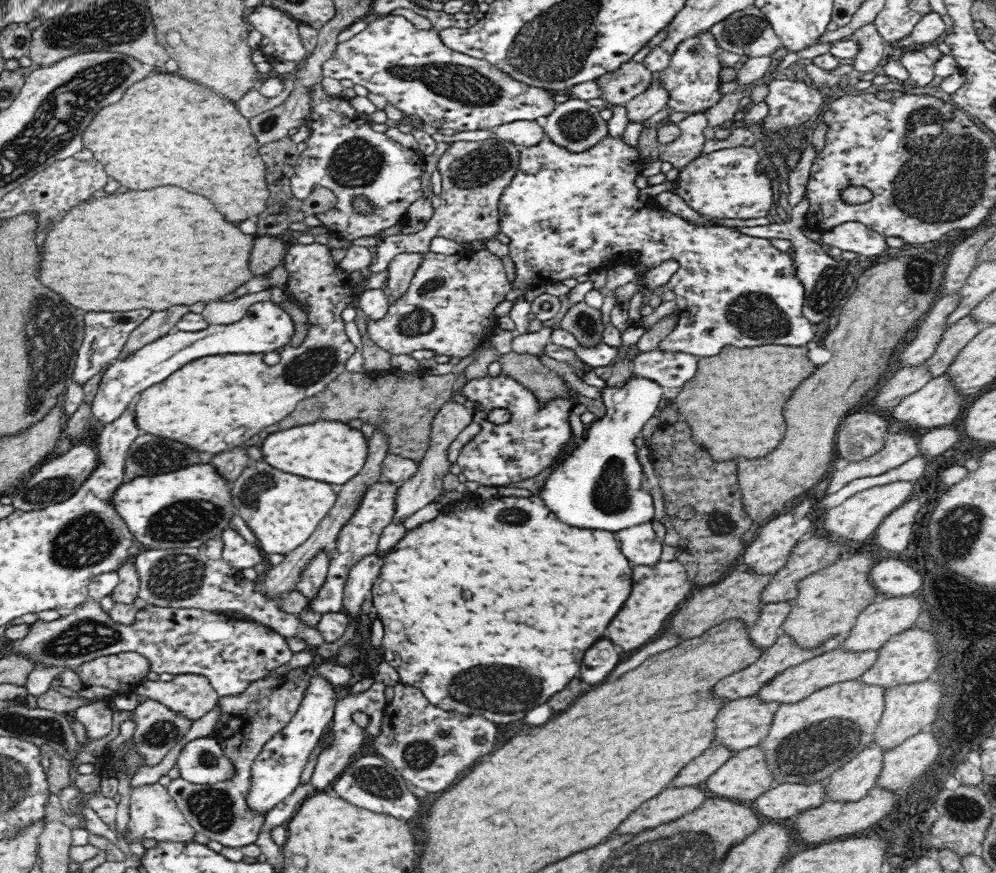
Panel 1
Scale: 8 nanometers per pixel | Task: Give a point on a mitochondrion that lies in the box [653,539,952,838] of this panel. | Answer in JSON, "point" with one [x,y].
{"point":[807,751]}

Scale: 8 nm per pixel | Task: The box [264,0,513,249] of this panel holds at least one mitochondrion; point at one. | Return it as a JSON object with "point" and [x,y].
{"point":[457,82]}

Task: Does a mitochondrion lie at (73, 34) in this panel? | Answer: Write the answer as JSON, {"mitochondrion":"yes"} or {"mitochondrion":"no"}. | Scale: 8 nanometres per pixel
{"mitochondrion":"yes"}

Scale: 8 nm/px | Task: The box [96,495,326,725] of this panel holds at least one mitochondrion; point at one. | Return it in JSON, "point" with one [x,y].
{"point":[175,576]}

